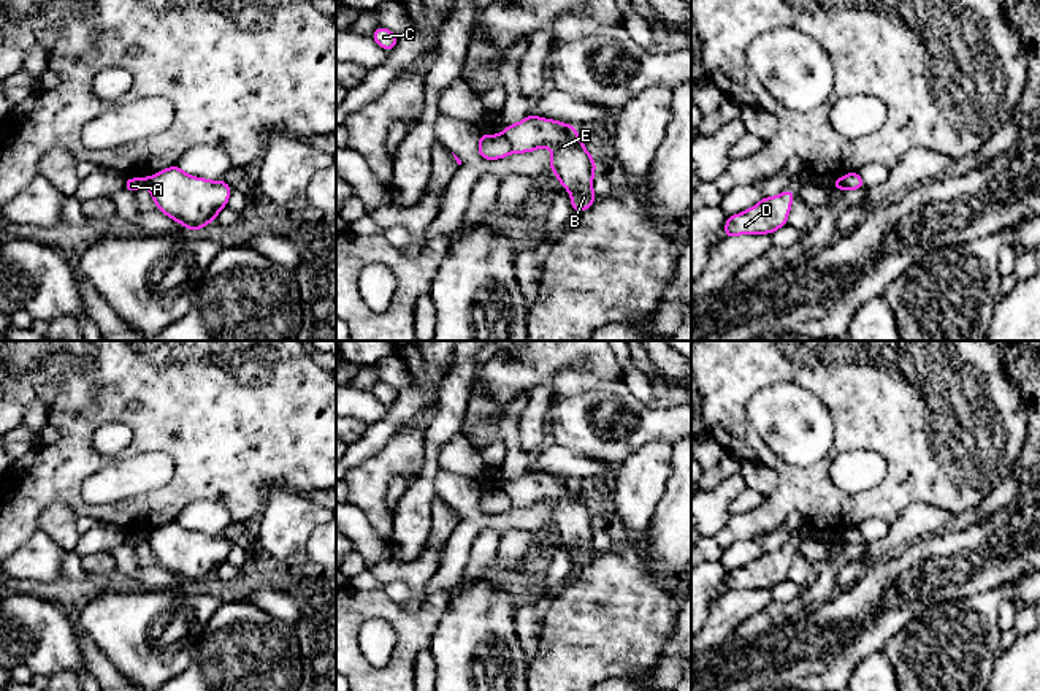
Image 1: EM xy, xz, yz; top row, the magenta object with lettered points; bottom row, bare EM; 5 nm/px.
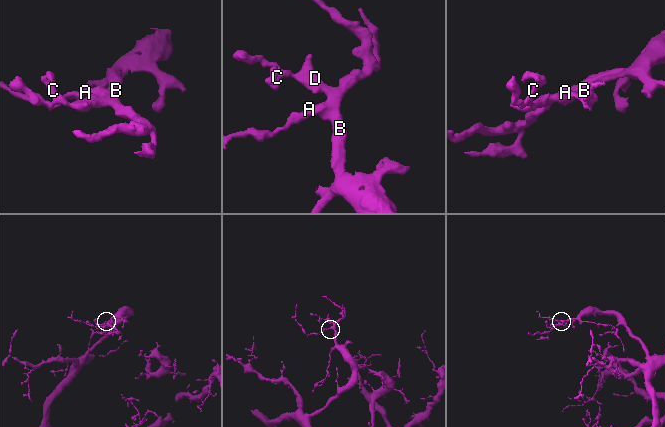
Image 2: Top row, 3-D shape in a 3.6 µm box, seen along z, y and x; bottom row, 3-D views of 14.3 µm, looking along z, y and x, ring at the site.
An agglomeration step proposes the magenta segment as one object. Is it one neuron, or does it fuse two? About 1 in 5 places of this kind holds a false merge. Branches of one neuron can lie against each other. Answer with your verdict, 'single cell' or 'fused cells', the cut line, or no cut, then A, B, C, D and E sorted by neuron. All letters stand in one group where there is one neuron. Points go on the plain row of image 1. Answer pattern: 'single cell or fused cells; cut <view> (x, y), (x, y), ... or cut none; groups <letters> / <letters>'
fused cells; cut xz (501, 488), (514, 506); groups A / B C D E

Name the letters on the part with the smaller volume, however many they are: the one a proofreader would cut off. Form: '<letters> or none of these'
A

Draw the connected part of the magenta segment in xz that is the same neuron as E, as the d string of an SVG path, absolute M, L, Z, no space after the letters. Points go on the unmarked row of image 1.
M531 469L518 479L504 482L501 488L514 507L526 509L537 502L552 506L550 525L560 534L560 540L571 548L574 569L596 556L593 548L595 512L587 507L575 485L579 482Z

